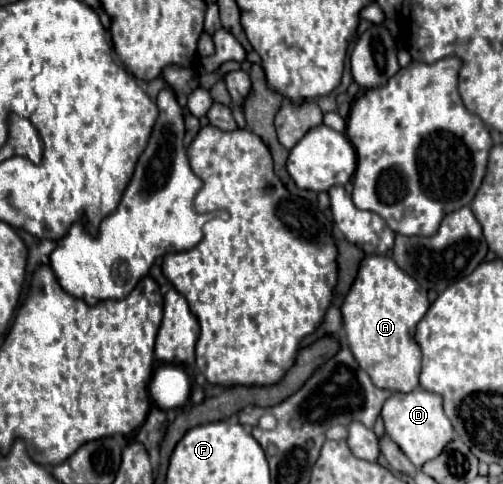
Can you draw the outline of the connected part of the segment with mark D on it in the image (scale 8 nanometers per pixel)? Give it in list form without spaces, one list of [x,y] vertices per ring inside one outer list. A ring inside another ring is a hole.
[[[415,389],[405,395],[391,395],[383,405],[381,417],[387,435],[399,445],[399,449],[409,457],[415,467],[421,467],[423,463],[435,459],[445,449],[445,445],[455,439],[455,429],[443,411],[443,399],[437,393],[425,389]]]

